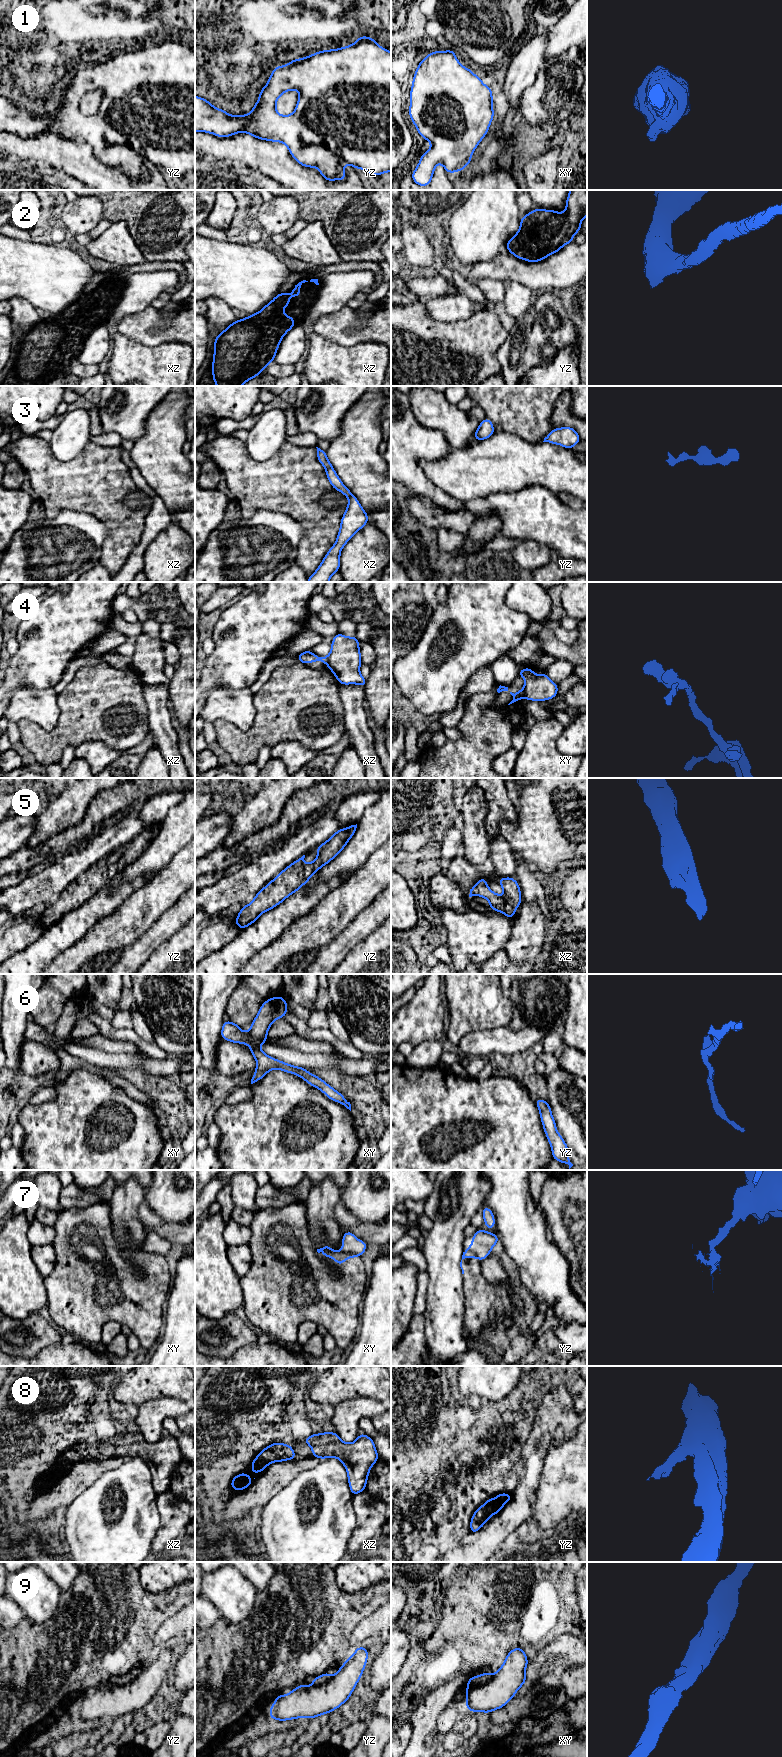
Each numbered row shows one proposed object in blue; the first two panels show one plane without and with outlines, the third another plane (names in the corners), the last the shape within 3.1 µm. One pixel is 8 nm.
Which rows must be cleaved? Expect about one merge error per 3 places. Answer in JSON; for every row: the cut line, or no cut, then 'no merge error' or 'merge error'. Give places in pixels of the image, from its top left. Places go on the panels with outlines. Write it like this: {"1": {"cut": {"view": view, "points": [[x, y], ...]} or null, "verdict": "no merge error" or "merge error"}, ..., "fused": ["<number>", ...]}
{"1": {"cut": null, "verdict": "no merge error"}, "2": {"cut": null, "verdict": "no merge error"}, "3": {"cut": null, "verdict": "no merge error"}, "4": {"cut": {"view": "xy", "points": [[523, 689], [524, 696]]}, "verdict": "merge error"}, "5": {"cut": null, "verdict": "no merge error"}, "6": {"cut": null, "verdict": "no merge error"}, "7": {"cut": {"view": "xy", "points": [[342, 1251], [356, 1255]]}, "verdict": "merge error"}, "8": {"cut": null, "verdict": "no merge error"}, "9": {"cut": {"view": "xy", "points": [[492, 1674], [485, 1683], [467, 1688]]}, "verdict": "merge error"}, "fused": ["4", "7", "9"]}

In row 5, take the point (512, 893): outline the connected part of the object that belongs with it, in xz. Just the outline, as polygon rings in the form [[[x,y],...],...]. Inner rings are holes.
[[[483,876],[475,886],[470,889],[469,897],[482,896],[490,903],[490,909],[505,914],[510,920],[513,918],[516,909],[519,907],[522,897],[518,882],[512,877],[498,878],[504,895],[499,896],[489,889]]]

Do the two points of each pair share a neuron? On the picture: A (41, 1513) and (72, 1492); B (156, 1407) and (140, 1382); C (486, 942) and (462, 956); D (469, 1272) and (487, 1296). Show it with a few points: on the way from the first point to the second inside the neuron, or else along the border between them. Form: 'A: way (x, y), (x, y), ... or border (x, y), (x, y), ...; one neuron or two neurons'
A: way (49, 1505), (64, 1492); one neuron
B: border (174, 1398), (149, 1399), (138, 1406); two neurons
C: way (480, 942), (476, 942), (468, 950); one neuron
D: way (473, 1278), (474, 1283), (481, 1290); one neuron

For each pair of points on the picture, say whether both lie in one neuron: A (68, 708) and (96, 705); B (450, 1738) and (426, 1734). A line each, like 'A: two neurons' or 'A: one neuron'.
A: one neuron
B: two neurons

